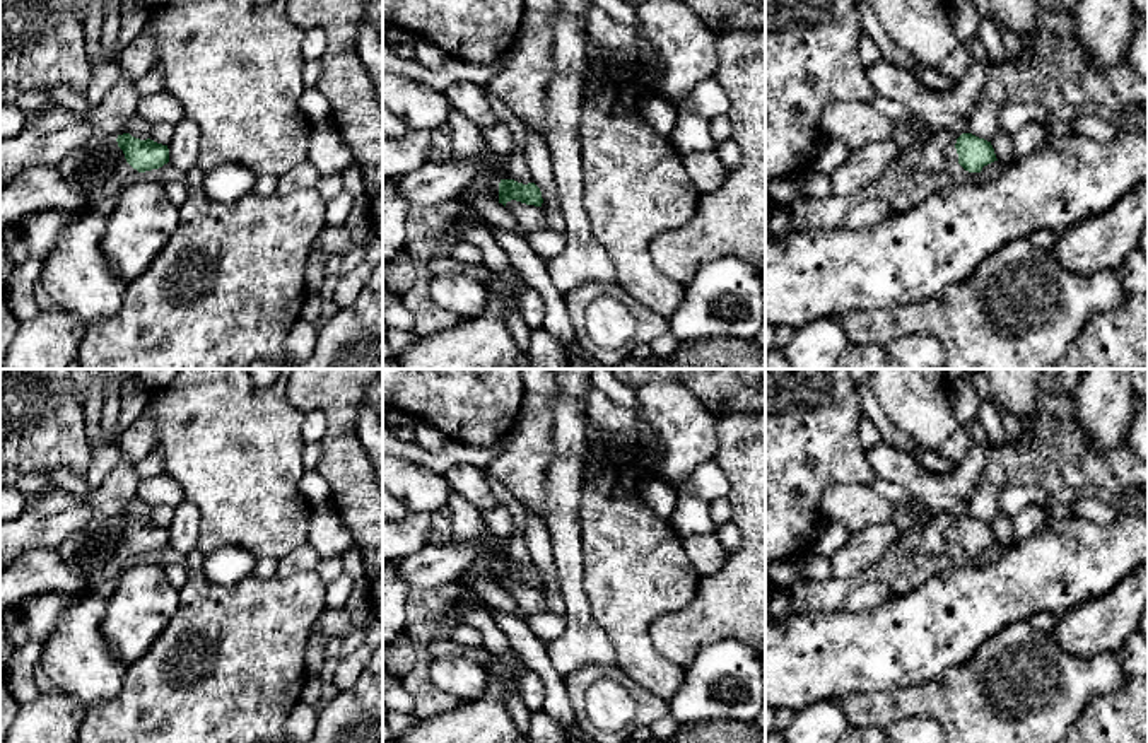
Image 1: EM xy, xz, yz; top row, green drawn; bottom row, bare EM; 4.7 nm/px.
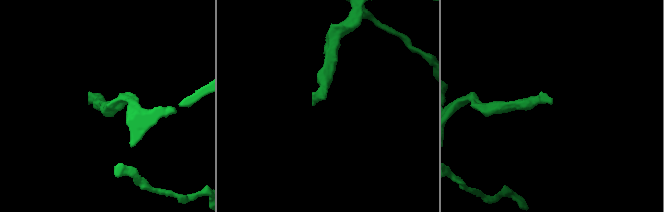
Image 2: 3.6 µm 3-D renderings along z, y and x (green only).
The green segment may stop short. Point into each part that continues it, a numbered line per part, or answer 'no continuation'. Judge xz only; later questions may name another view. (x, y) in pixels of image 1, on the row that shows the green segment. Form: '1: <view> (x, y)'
1: xz (486, 187)

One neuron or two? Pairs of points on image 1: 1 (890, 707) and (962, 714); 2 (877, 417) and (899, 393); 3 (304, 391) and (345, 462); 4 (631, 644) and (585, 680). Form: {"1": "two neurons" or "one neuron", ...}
{"1": "one neuron", "2": "two neurons", "3": "one neuron", "4": "two neurons"}

